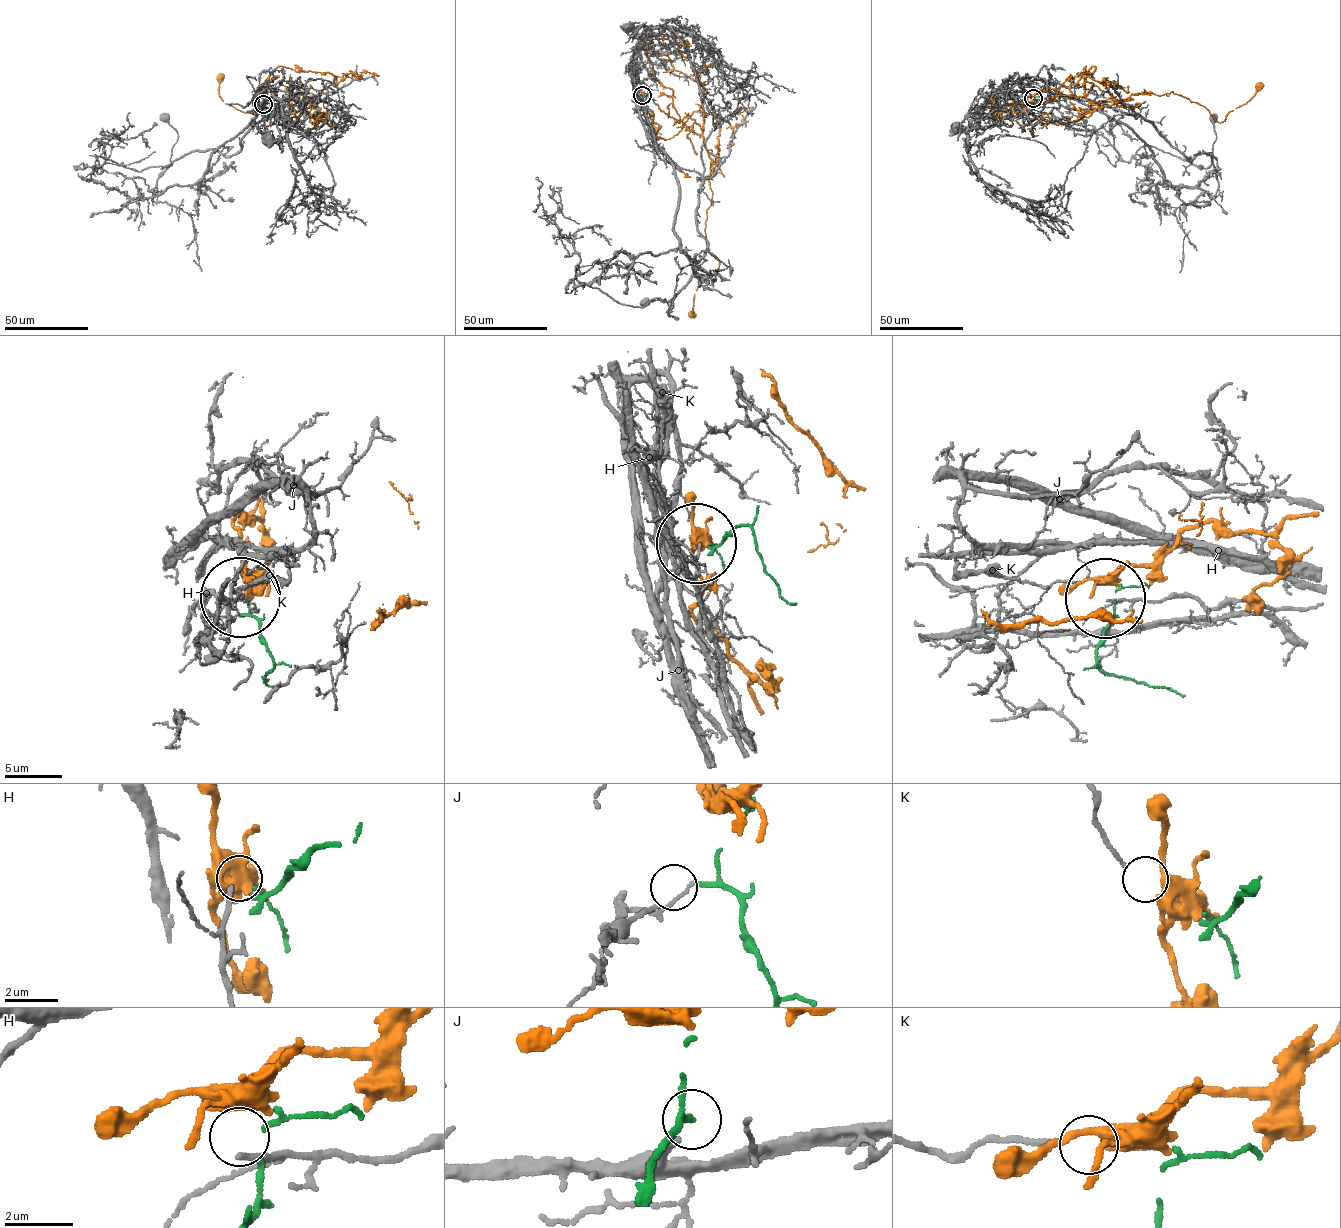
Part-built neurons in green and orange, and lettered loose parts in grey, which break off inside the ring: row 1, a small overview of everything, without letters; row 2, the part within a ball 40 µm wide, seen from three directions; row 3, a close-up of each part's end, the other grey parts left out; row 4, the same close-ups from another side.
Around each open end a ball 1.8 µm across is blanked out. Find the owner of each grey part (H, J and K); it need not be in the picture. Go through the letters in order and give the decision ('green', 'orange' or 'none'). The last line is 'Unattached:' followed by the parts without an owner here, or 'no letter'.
H: none
J: green
K: orange
Unattached: H

